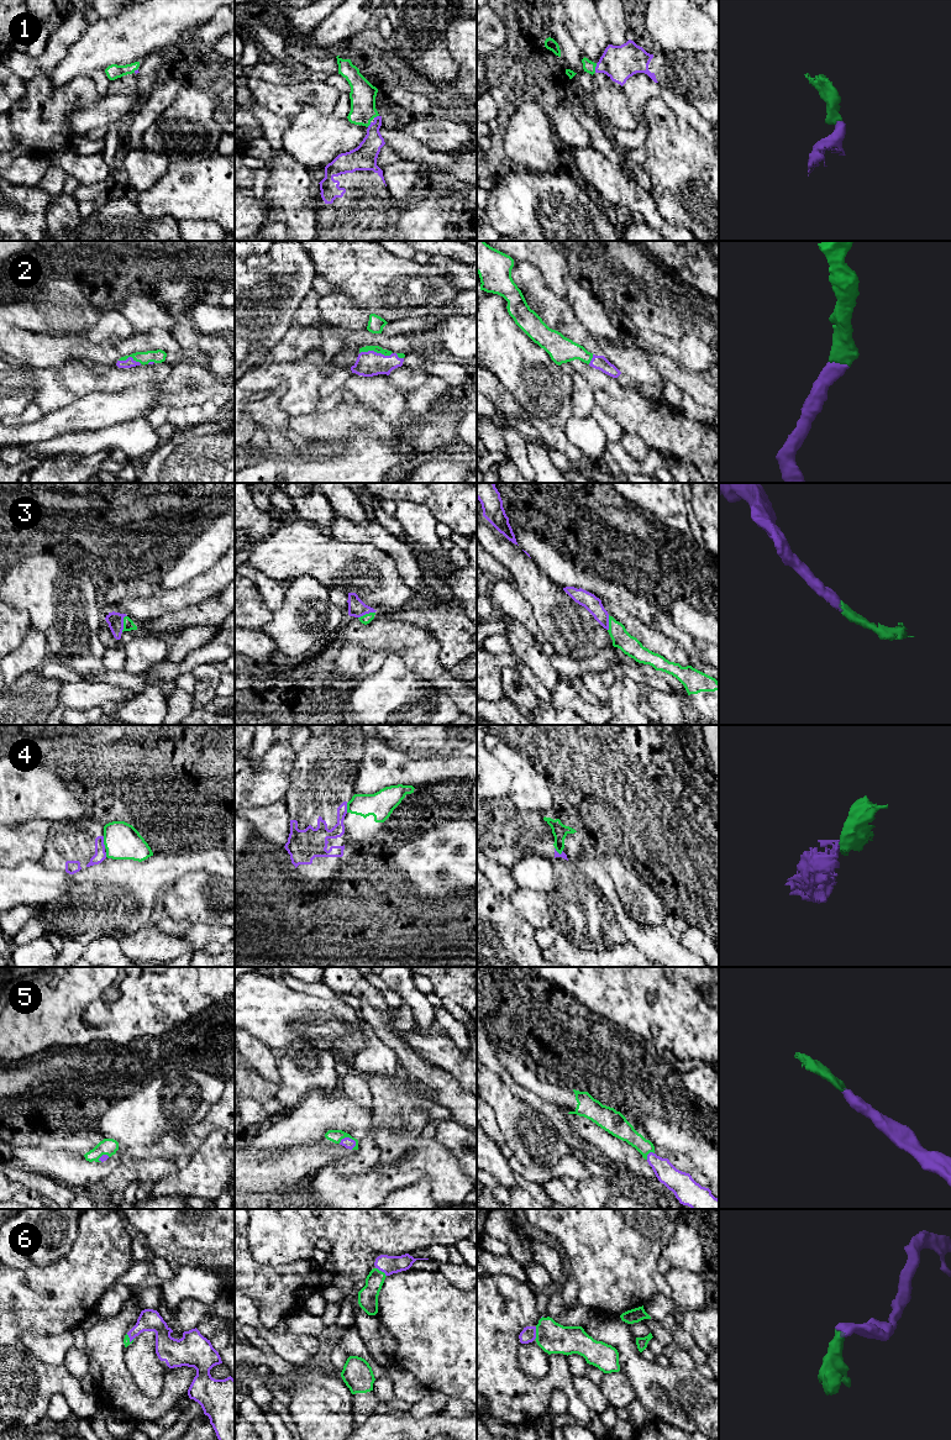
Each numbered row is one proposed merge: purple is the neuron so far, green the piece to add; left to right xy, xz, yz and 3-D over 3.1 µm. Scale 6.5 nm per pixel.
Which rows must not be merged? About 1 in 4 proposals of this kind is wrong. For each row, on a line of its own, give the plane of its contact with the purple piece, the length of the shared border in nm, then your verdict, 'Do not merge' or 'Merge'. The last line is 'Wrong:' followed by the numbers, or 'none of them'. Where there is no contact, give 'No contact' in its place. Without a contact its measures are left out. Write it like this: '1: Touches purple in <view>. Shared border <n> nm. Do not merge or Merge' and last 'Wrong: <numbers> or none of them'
1: Touches purple in yz. Shared border 70 nm. Merge
2: Touches purple in xz. Shared border 220 nm. Merge
3: Touches purple in xy. Shared border 120 nm. Merge
4: Touches purple in xy. Shared border 80 nm. Do not merge
5: Touches purple in xz. Shared border 120 nm. Merge
6: Touches purple in yz. Shared border 90 nm. Merge
Wrong: 4

